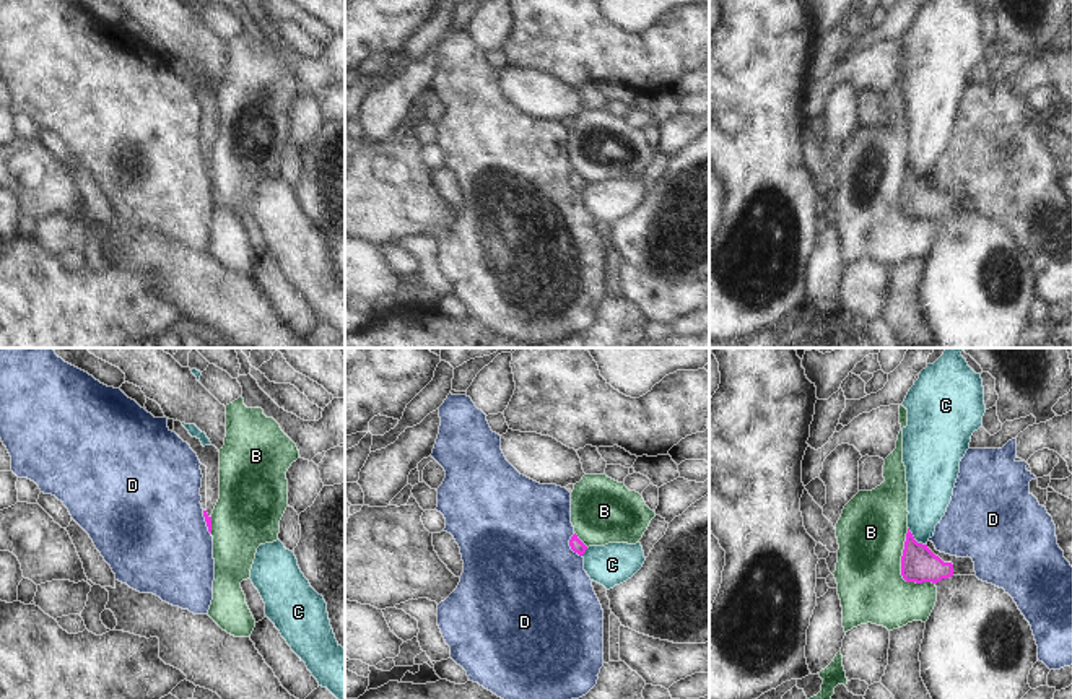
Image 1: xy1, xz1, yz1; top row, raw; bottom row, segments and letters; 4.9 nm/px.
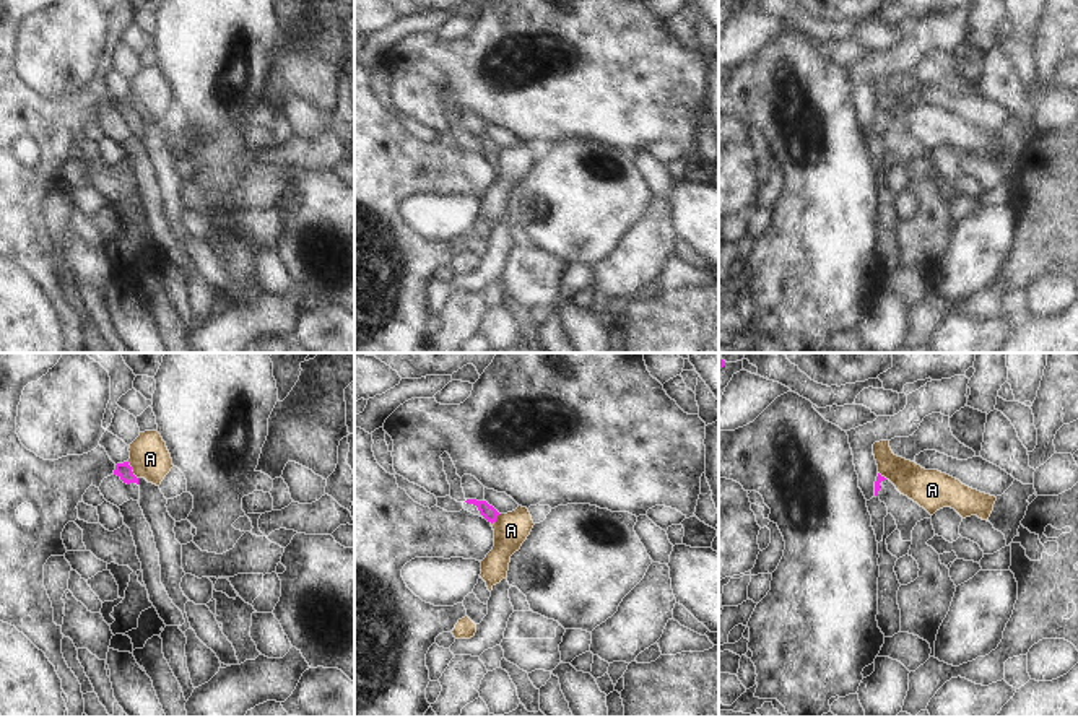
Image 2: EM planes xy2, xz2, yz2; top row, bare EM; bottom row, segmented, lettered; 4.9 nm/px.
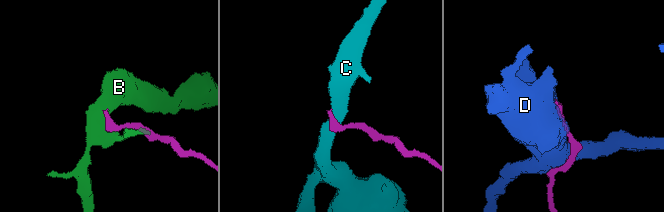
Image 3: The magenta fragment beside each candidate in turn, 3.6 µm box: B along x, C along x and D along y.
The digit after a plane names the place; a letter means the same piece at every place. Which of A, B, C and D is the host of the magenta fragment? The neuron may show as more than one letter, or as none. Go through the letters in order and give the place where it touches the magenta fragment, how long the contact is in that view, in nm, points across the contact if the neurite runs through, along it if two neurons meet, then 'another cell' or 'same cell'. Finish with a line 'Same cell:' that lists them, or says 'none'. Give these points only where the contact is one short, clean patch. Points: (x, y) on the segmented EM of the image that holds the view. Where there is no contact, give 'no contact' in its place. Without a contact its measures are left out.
A: meets magenta in xy2 at (130, 470); contact 100 nm long; border along xy2 (127, 462), (137, 478); another cell
B: meets magenta in yz1 at (902, 569); contact 320 nm long; border along yz1 (906, 529), (902, 576), (906, 581), (934, 584); another cell
C: meets magenta in yz1 at (913, 538); contact 130 nm long; border along yz1 (908, 527), (911, 535), (926, 545); another cell
D: meets magenta in xz1 at (570, 545); contact 130 nm long; another cell
Same cell: none

